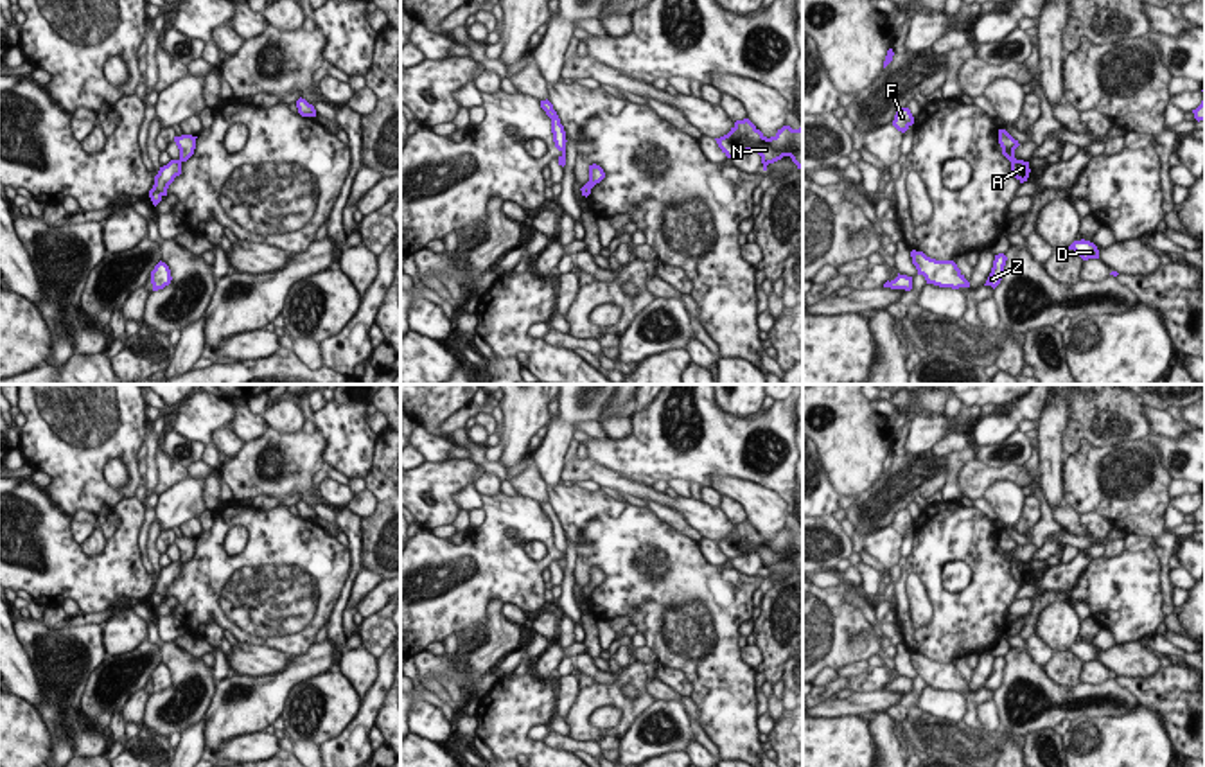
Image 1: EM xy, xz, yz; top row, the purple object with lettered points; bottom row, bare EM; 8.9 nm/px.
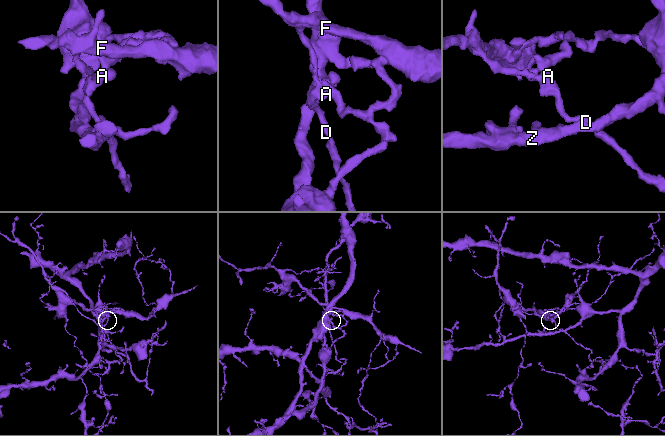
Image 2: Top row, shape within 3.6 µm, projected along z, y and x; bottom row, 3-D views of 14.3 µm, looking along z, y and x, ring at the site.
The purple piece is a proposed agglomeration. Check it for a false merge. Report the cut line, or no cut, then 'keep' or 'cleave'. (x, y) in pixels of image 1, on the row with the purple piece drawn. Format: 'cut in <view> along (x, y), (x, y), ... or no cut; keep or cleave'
cut in yz along (1015, 158), (1010, 160); cleave

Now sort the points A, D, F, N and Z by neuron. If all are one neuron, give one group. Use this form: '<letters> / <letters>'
A D F N / Z

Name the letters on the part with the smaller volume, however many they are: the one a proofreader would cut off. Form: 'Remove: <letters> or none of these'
Remove: A, D, F, N

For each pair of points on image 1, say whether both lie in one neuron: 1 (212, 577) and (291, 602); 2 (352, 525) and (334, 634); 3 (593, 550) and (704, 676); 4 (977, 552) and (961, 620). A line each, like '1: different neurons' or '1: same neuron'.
1: same neuron
2: same neuron
3: same neuron
4: same neuron

